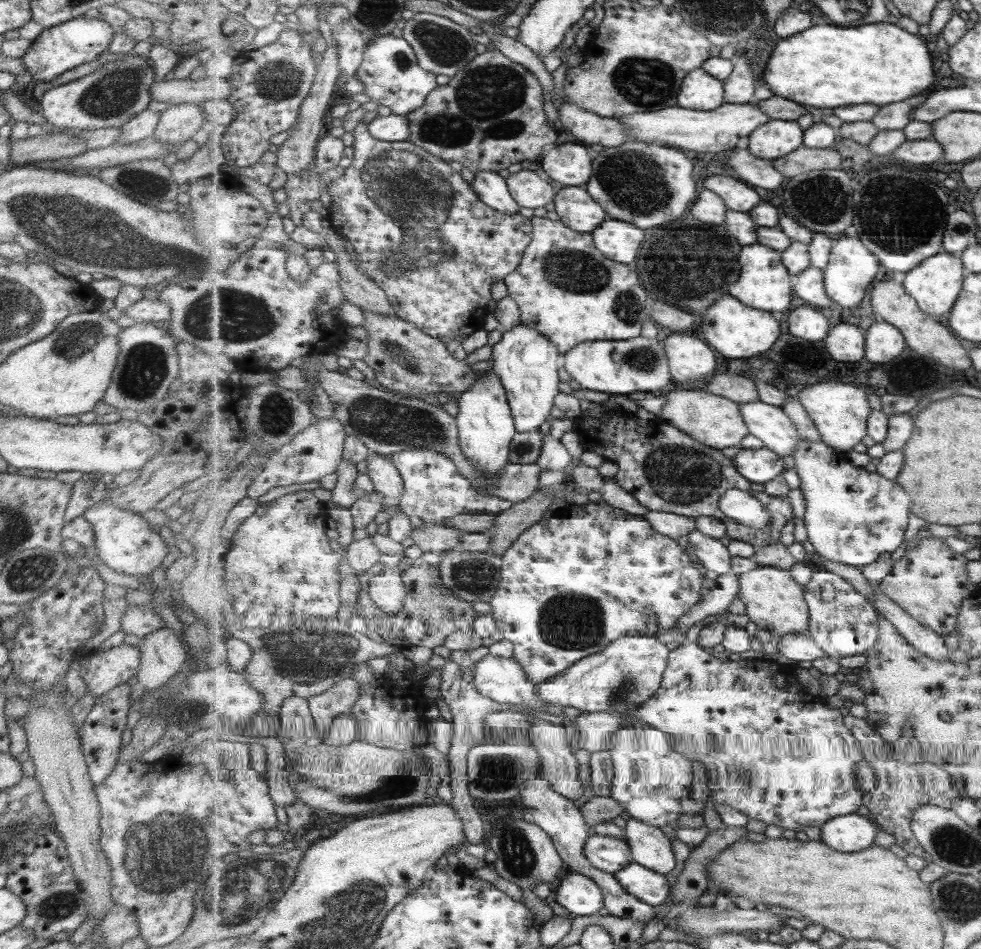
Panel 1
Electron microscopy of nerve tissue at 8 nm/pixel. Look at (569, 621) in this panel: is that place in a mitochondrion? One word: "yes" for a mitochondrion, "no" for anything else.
yes

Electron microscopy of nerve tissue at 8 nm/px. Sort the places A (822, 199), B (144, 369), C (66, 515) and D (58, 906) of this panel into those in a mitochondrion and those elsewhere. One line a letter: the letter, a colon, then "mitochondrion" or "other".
A: mitochondrion
B: mitochondrion
C: other
D: mitochondrion

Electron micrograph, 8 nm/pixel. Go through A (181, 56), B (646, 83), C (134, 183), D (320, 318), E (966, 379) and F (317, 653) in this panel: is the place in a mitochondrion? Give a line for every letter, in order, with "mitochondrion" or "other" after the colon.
A: other
B: mitochondrion
C: mitochondrion
D: other
E: other
F: mitochondrion

